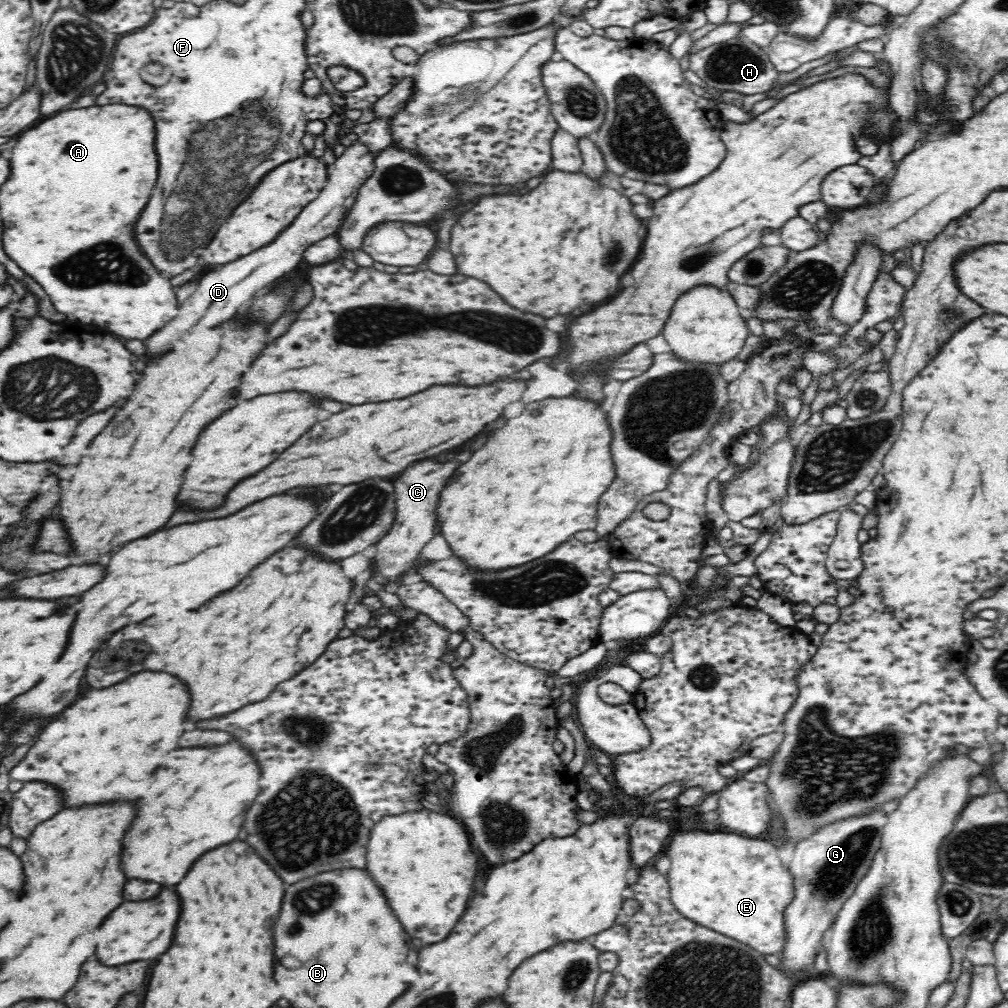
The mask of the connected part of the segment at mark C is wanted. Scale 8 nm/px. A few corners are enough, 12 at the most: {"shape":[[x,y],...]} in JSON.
{"shape":[[426,458],[394,480],[396,516],[376,543],[389,581],[421,554],[456,462]]}

